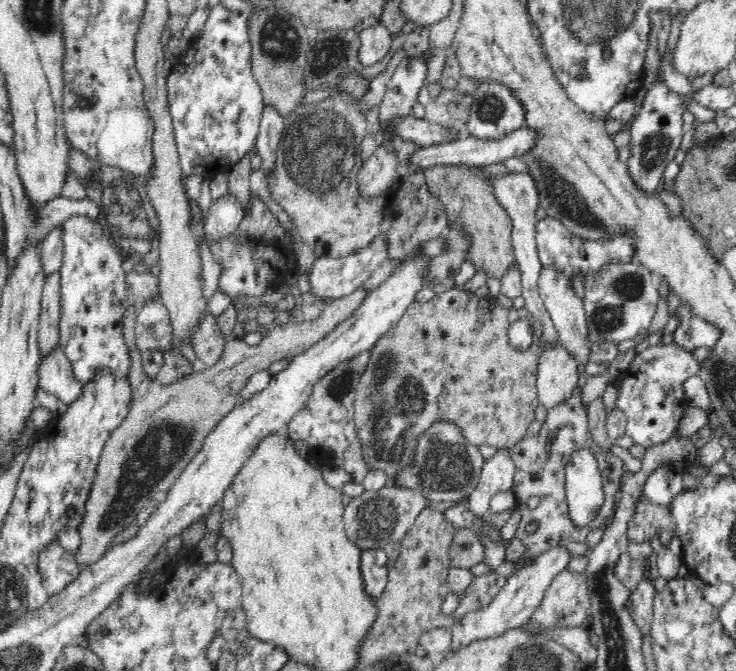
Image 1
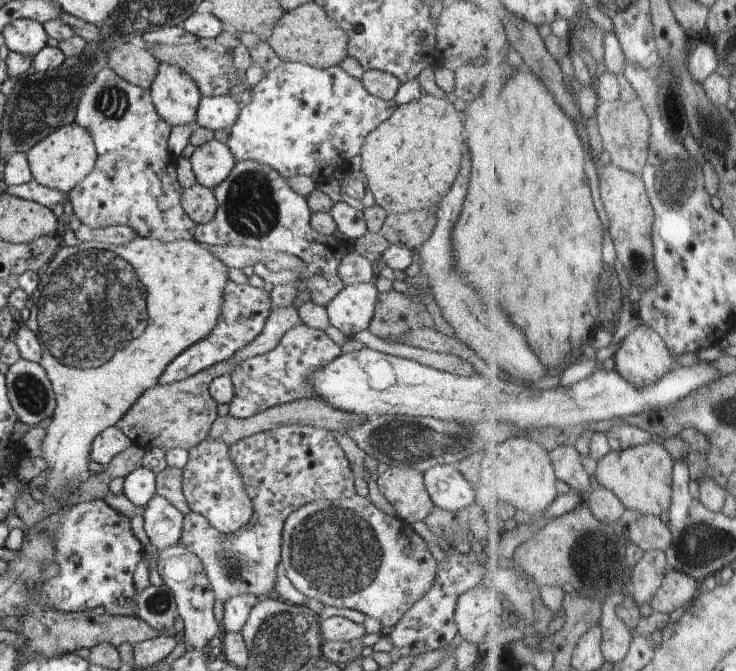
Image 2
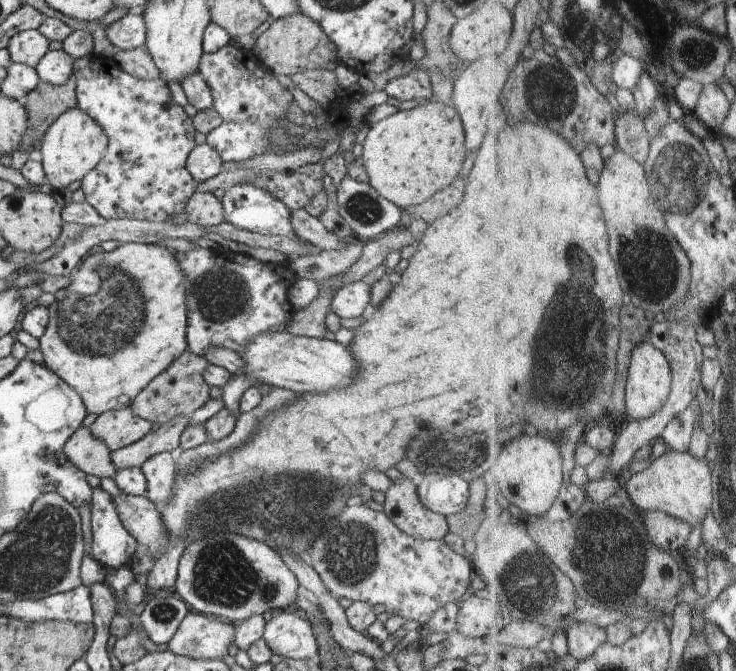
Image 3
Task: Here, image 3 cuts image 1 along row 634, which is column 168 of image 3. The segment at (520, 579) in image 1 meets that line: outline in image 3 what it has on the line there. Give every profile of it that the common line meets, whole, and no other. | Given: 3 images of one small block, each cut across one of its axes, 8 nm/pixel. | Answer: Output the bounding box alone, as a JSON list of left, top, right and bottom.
[140,451,178,507]

